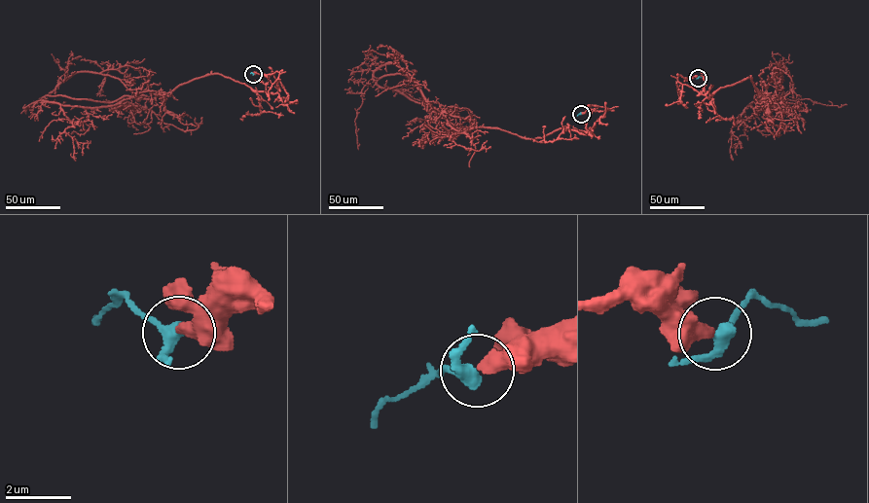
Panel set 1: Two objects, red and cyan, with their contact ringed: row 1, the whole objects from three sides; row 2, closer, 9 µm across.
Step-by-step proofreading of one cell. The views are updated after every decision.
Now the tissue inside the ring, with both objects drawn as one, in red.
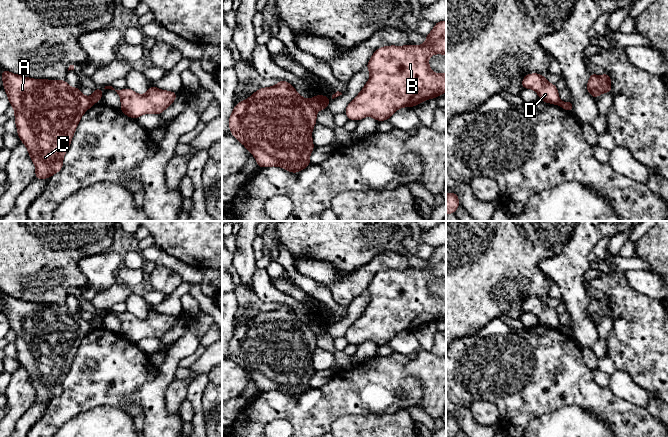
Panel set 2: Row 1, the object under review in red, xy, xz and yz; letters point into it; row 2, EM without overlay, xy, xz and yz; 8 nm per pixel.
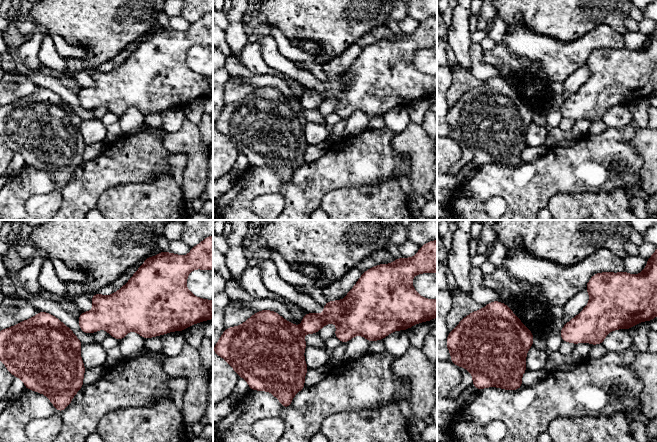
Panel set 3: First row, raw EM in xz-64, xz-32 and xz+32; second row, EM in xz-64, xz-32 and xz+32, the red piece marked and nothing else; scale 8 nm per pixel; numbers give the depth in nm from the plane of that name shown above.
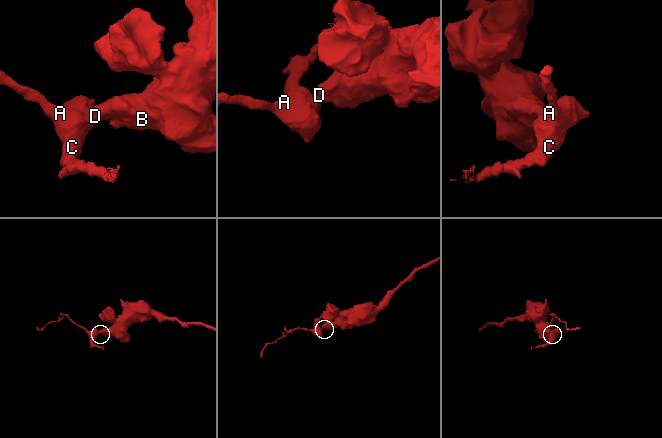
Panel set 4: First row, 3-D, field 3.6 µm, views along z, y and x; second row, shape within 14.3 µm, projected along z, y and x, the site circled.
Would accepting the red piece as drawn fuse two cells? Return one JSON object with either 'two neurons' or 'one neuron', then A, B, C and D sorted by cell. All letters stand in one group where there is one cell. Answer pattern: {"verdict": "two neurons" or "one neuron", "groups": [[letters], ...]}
{"verdict": "two neurons", "groups": [["A", "C"], ["B", "D"]]}

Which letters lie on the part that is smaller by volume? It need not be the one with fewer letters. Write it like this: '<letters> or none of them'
A, C

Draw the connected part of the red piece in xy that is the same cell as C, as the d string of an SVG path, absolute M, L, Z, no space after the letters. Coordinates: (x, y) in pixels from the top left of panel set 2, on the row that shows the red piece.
M1 70L4 90L15 110L17 135L27 147L36 167L35 179L47 179L63 168L63 157L82 115L93 106L79 87L71 88L64 80L33 79Z

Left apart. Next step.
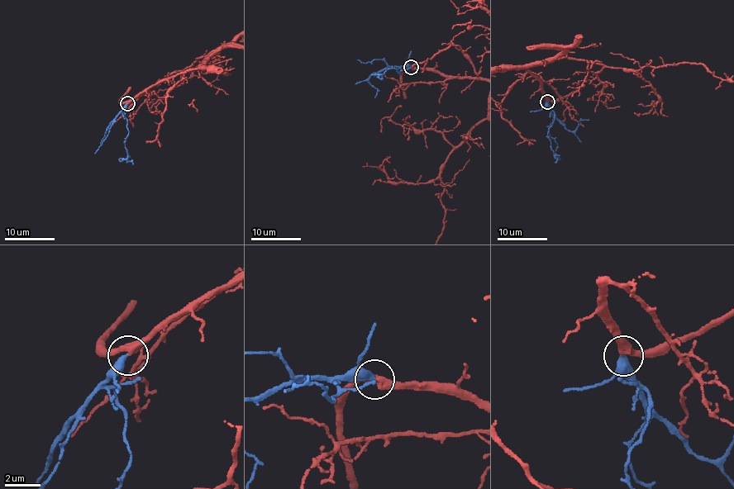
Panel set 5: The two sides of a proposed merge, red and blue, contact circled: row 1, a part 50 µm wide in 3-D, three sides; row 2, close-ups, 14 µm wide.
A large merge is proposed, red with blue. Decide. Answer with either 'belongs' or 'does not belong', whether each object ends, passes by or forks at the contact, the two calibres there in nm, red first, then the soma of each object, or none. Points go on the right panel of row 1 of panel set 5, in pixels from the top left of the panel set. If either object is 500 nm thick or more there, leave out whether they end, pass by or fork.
belongs; red passes by; blue ends; calibres 340 and 440 nm; soma red none; soma blue none

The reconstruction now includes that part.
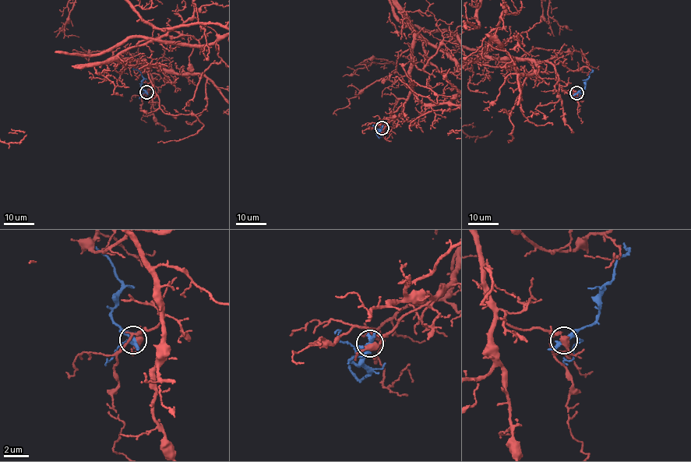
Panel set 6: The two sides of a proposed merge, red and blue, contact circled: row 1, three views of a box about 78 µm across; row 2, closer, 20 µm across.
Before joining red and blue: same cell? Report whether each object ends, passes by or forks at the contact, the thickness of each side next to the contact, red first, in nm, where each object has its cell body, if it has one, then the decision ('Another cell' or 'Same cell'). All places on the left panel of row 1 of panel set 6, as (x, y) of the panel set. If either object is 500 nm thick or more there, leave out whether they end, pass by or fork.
At the ring red passes by. At the ring blue forks. Thickness 400 nm (red) against 280 nm. Soma of red: none. Soma of blue: none. Same cell

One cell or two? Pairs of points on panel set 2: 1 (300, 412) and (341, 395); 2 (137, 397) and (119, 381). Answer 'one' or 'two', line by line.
1: one
2: two

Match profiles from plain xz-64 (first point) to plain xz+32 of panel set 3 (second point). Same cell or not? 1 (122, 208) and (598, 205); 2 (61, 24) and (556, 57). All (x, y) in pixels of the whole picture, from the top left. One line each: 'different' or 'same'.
1: same
2: different

